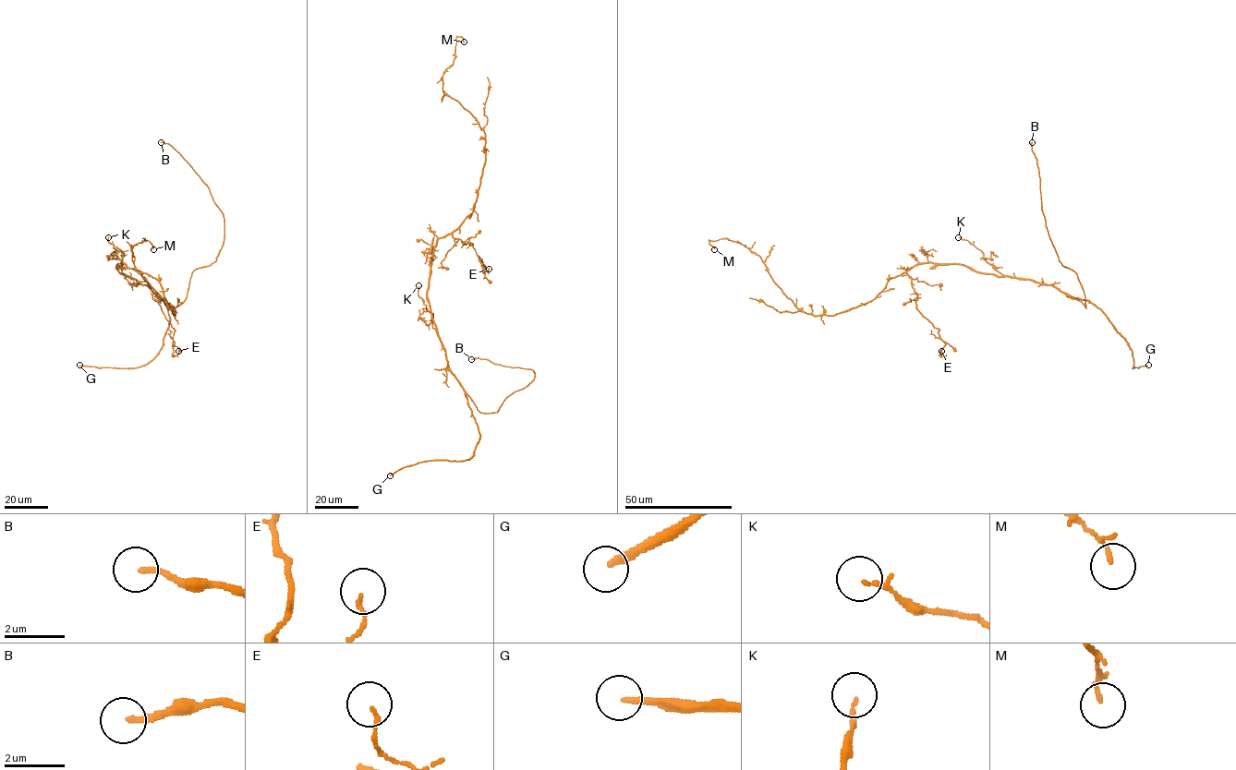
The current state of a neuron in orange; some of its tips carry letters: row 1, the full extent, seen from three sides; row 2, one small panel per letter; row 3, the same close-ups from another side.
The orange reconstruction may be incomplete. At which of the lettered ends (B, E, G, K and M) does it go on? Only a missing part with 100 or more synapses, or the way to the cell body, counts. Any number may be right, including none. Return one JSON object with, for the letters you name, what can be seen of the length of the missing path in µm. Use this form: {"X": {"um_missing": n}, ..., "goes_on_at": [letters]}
{"B": {"um_missing": 35}, "G": {"um_missing": 300}, "goes_on_at": ["B", "G"]}

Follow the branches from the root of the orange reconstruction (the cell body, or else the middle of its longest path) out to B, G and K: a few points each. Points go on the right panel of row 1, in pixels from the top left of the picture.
B: (973, 270), (1051, 284), (1081, 301), (1085, 307), (1077, 274), (1061, 264), (1048, 234), (1032, 142)
G: (973, 270), (1051, 284), (1068, 294), (1089, 301), (1127, 342), (1132, 351), (1132, 367), (1148, 365)
K: (973, 270), (1001, 275), (986, 259), (980, 250), (958, 237)

